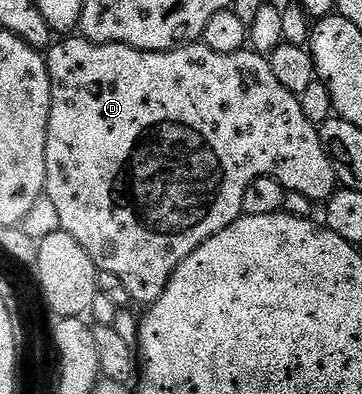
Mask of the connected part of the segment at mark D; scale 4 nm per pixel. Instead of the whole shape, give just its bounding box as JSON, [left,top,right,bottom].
[44,38,339,305]

